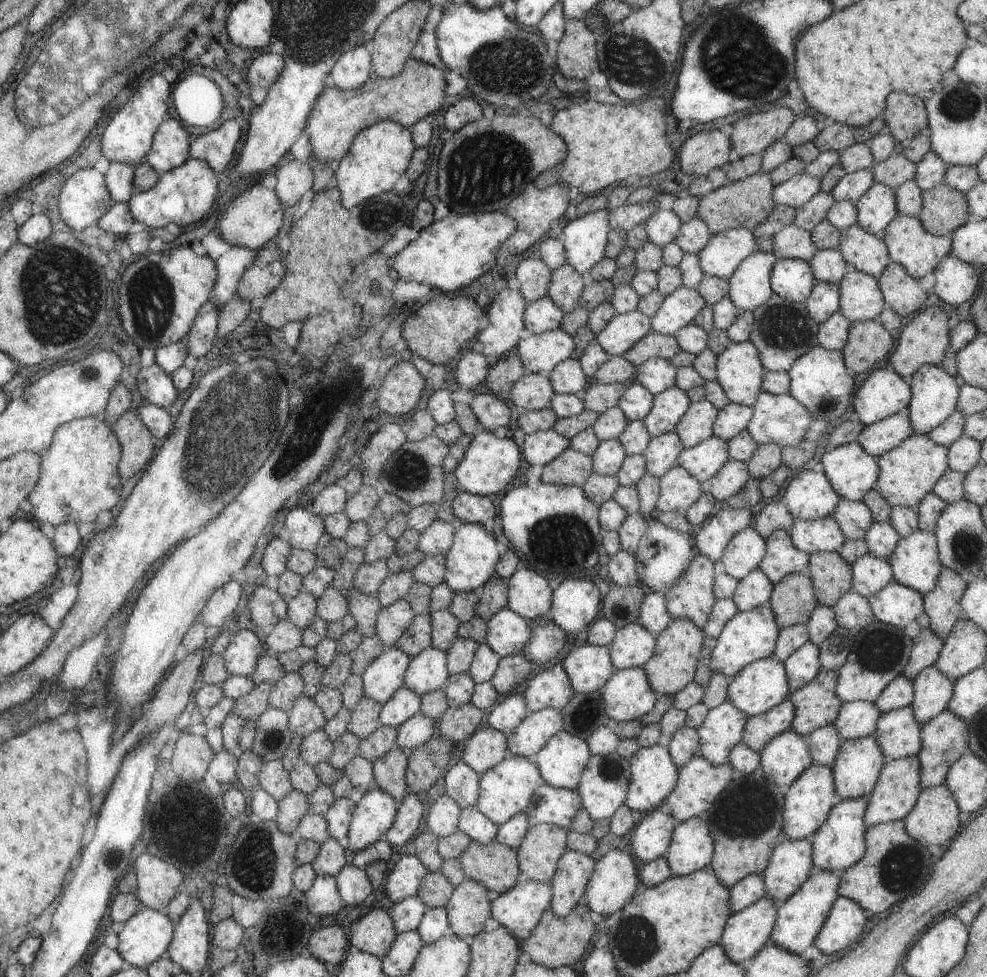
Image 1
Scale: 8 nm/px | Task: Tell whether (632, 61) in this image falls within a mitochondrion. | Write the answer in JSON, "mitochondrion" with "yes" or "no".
{"mitochondrion":"yes"}

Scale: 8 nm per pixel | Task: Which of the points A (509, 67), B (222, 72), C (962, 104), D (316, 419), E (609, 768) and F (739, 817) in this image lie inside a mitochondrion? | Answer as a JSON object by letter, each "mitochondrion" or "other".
{"A":"mitochondrion","B":"other","C":"mitochondrion","D":"mitochondrion","E":"mitochondrion","F":"mitochondrion"}

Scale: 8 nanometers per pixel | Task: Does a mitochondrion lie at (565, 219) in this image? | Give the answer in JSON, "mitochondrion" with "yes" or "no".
{"mitochondrion":"no"}

